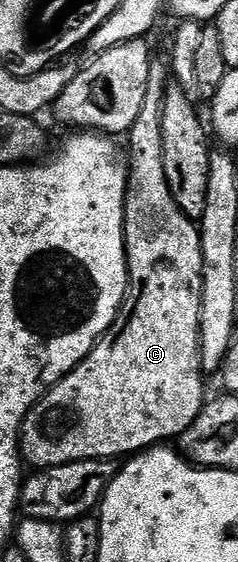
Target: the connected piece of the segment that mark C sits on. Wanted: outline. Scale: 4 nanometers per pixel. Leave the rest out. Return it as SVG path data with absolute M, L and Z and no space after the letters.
M157 60L149 63L149 83L147 84L147 96L143 100L143 108L139 108L139 116L135 116L135 124L129 130L127 141L127 173L129 179L125 185L125 257L129 259L129 286L125 290L125 302L121 305L121 311L113 321L112 328L94 344L93 351L88 354L81 363L69 374L60 378L54 386L45 391L45 395L31 409L29 415L21 421L21 433L19 435L19 449L21 457L26 463L29 462L33 468L48 468L51 466L62 466L72 462L83 460L95 460L104 458L106 460L120 459L120 454L133 456L138 452L144 452L158 444L165 444L168 438L180 439L187 428L201 414L205 407L207 395L205 395L206 375L201 368L201 273L203 272L203 256L201 255L201 231L198 223L188 218L175 204L171 196L171 188L167 188L167 172L163 172L163 132L161 131L161 109L167 89L167 66Z

